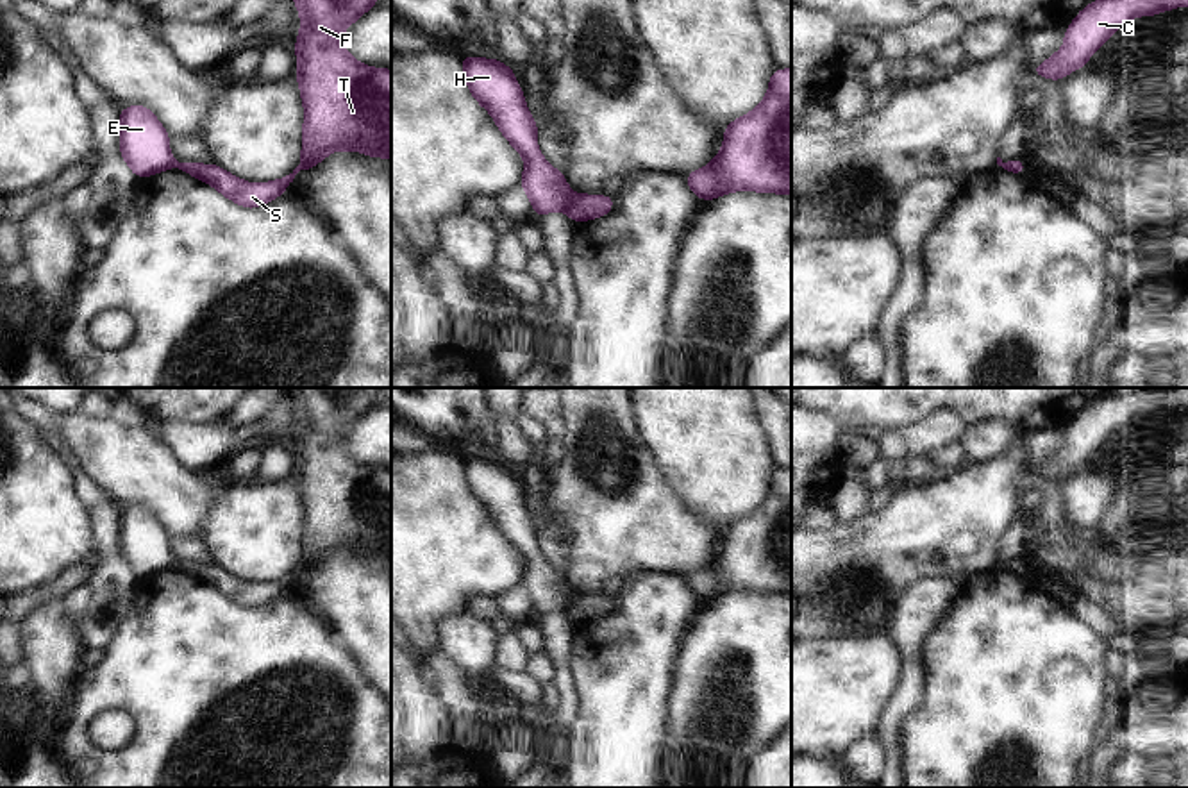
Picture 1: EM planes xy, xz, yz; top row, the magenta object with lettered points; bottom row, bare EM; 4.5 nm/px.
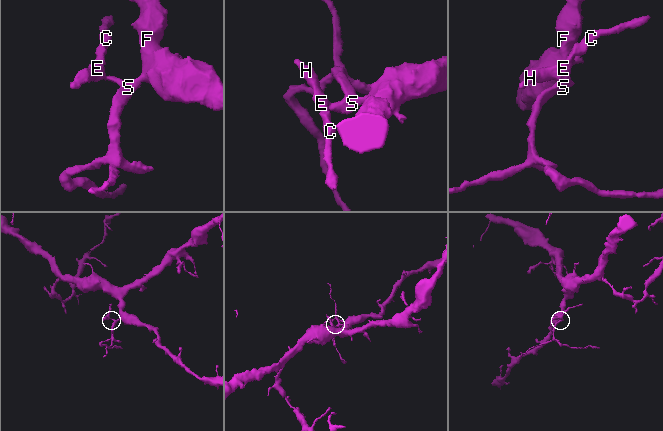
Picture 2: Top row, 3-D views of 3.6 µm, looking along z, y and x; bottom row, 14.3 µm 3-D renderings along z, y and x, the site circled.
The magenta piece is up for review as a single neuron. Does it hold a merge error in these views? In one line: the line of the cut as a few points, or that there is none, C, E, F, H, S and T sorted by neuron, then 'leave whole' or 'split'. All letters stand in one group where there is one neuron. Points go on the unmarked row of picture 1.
cut xz (574, 595), (563, 610); groups C E H / F S T; split

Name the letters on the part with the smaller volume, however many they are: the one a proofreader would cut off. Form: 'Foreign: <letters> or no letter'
Foreign: C, E, H

